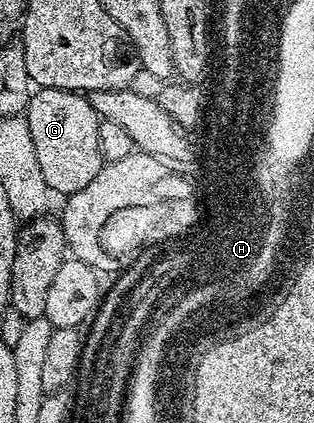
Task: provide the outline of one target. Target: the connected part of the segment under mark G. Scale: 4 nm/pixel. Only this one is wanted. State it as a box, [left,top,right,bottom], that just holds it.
[24,88,104,195]

